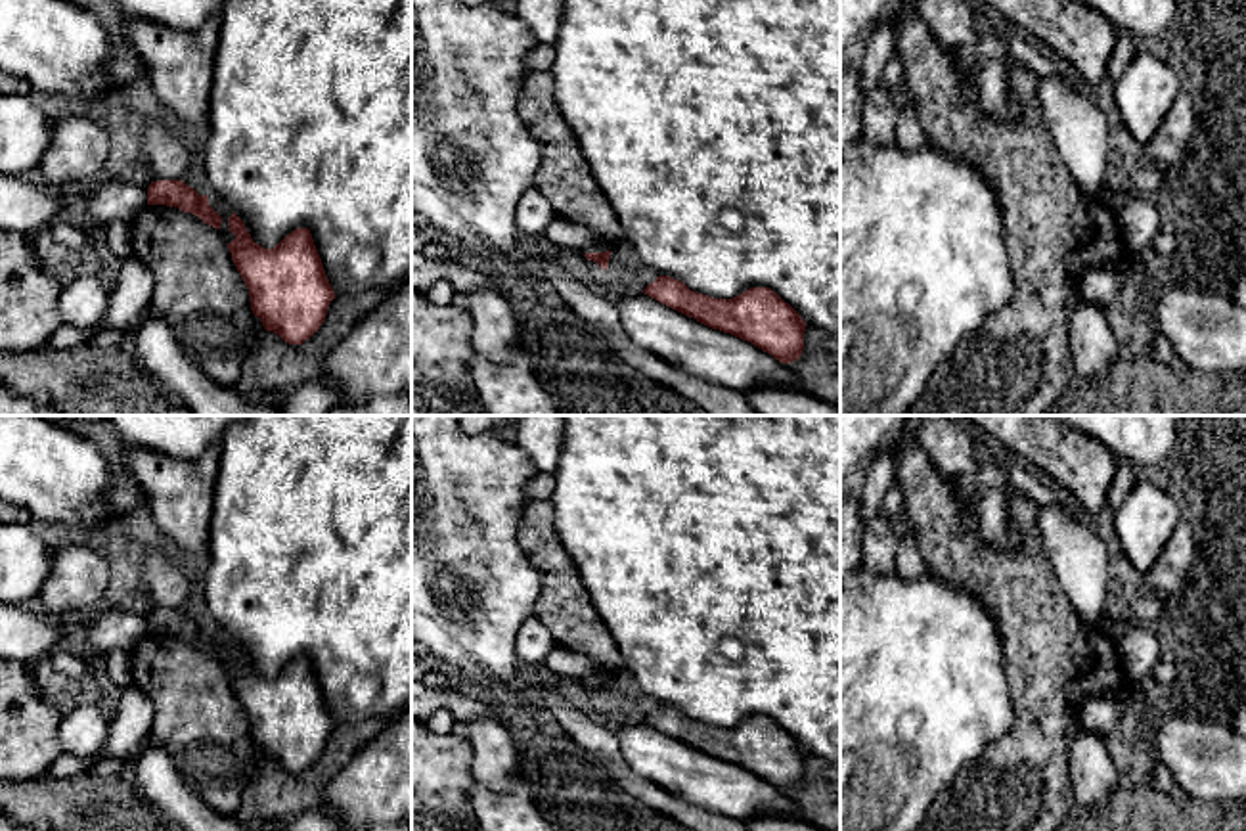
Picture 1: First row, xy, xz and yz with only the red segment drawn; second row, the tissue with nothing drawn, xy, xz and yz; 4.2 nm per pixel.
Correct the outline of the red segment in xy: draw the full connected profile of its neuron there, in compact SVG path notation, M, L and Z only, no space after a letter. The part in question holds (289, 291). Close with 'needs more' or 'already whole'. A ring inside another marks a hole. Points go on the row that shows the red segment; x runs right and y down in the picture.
M235 213L228 218L228 226L235 236L235 239L228 243L228 249L249 289L253 314L262 322L266 331L274 331L289 345L302 345L325 322L327 308L335 299L335 291L325 276L310 230L297 228L274 249L264 249L253 241L243 220Z; already whole

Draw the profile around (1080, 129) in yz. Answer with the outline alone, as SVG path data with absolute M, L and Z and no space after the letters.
M1058 75L1037 80L1037 100L1057 149L1072 172L1076 184L1087 195L1099 195L1099 191L1106 188L1104 174L1108 168L1106 115L1095 105L1091 96L1079 94Z

